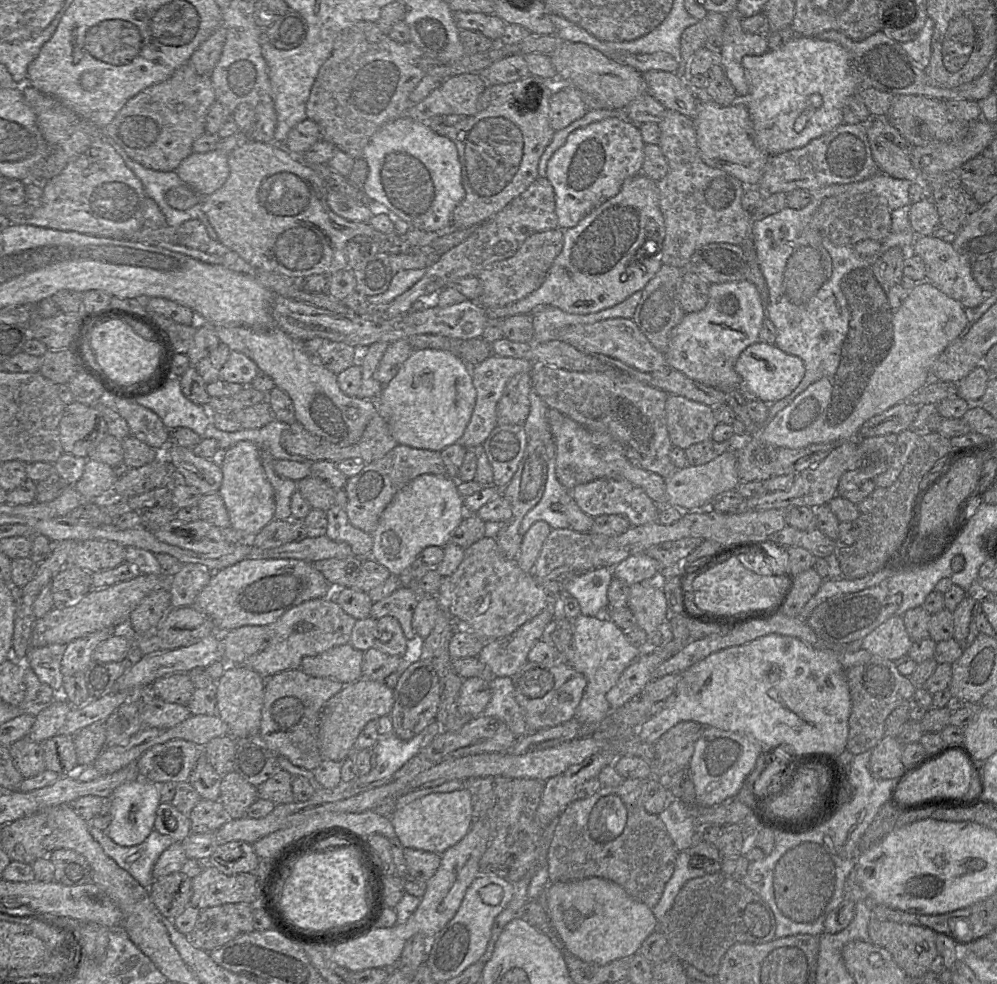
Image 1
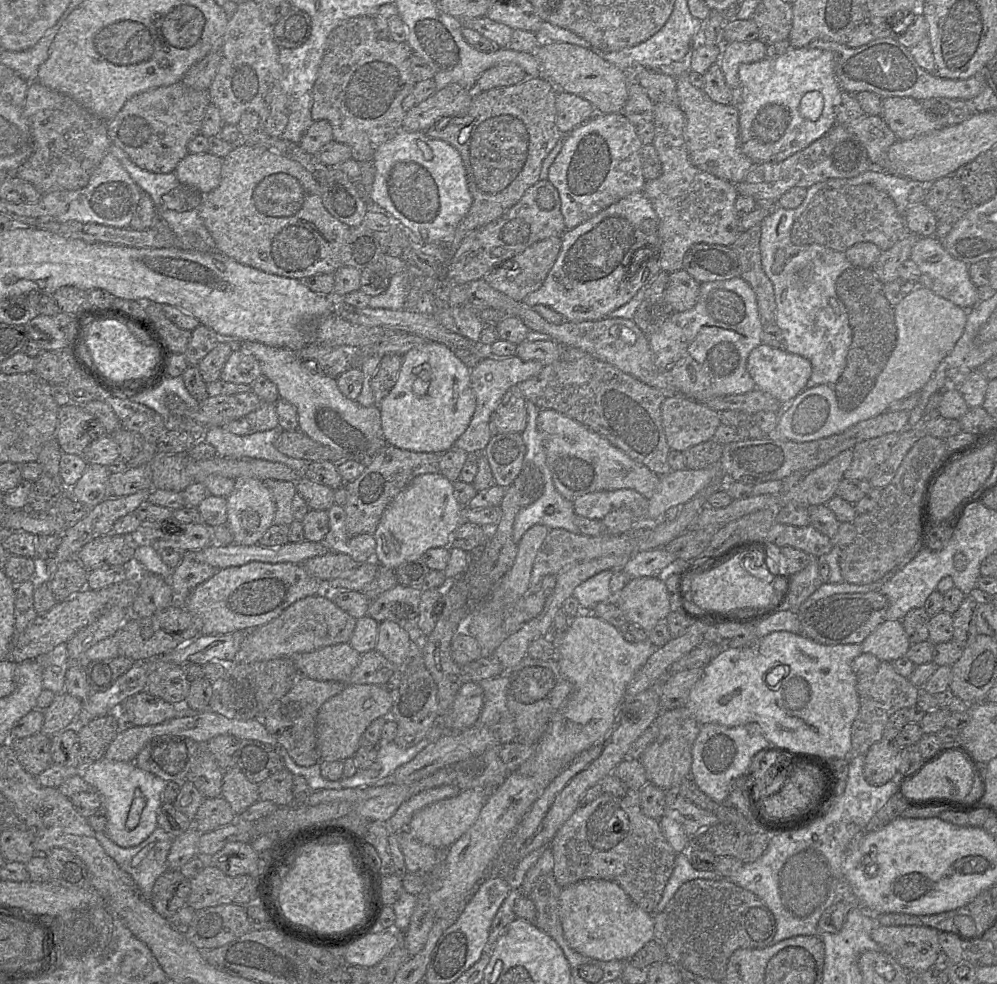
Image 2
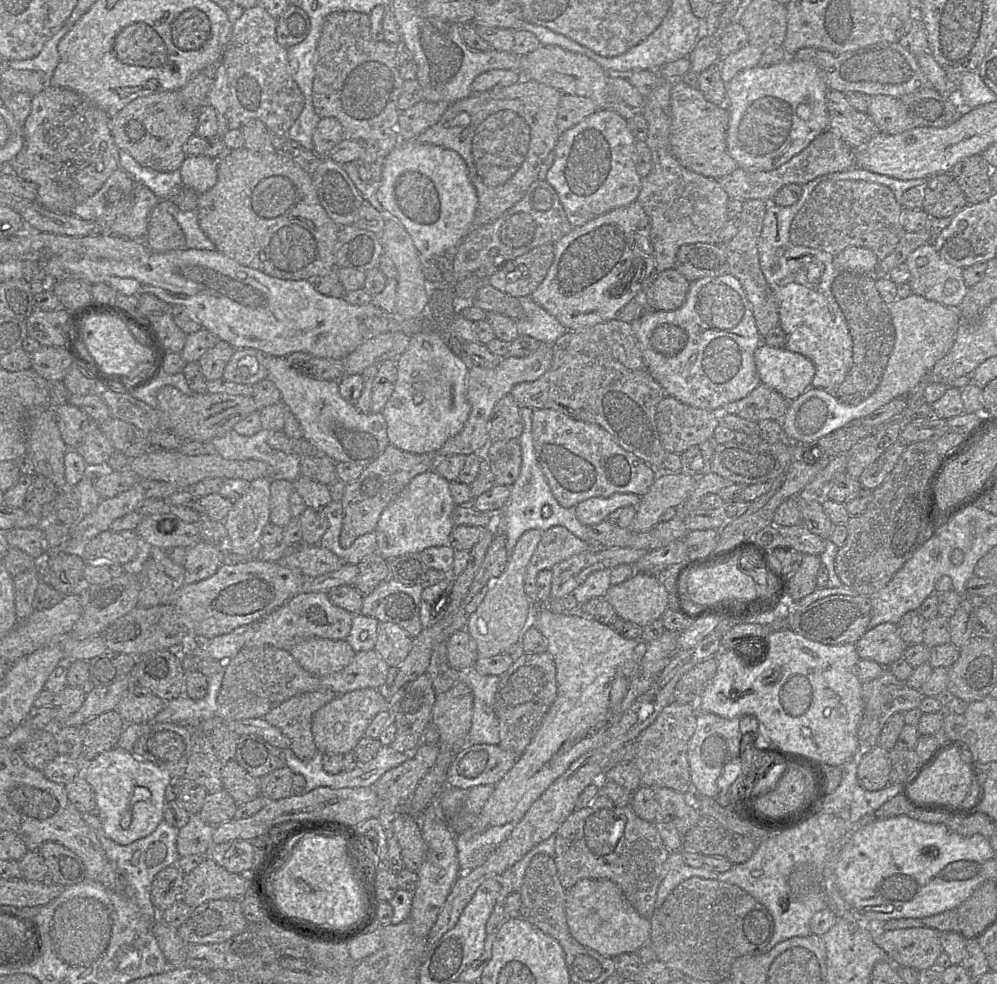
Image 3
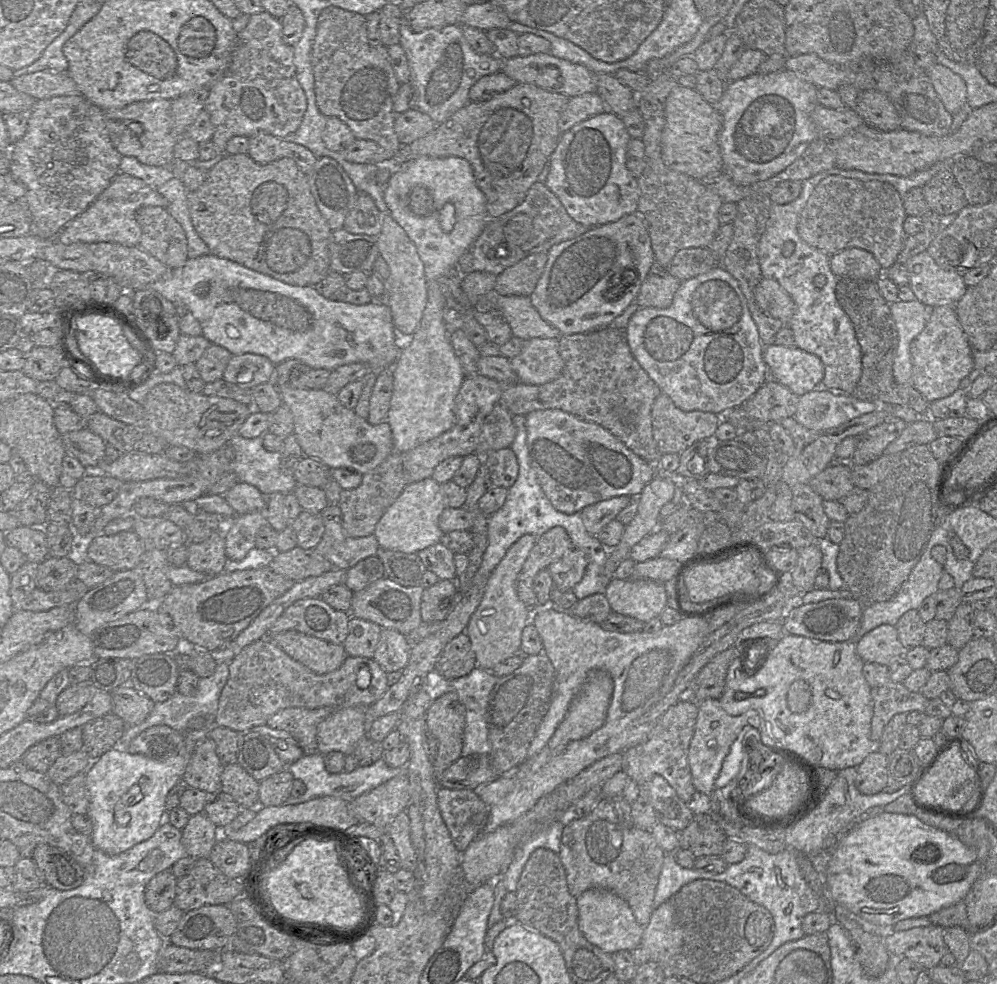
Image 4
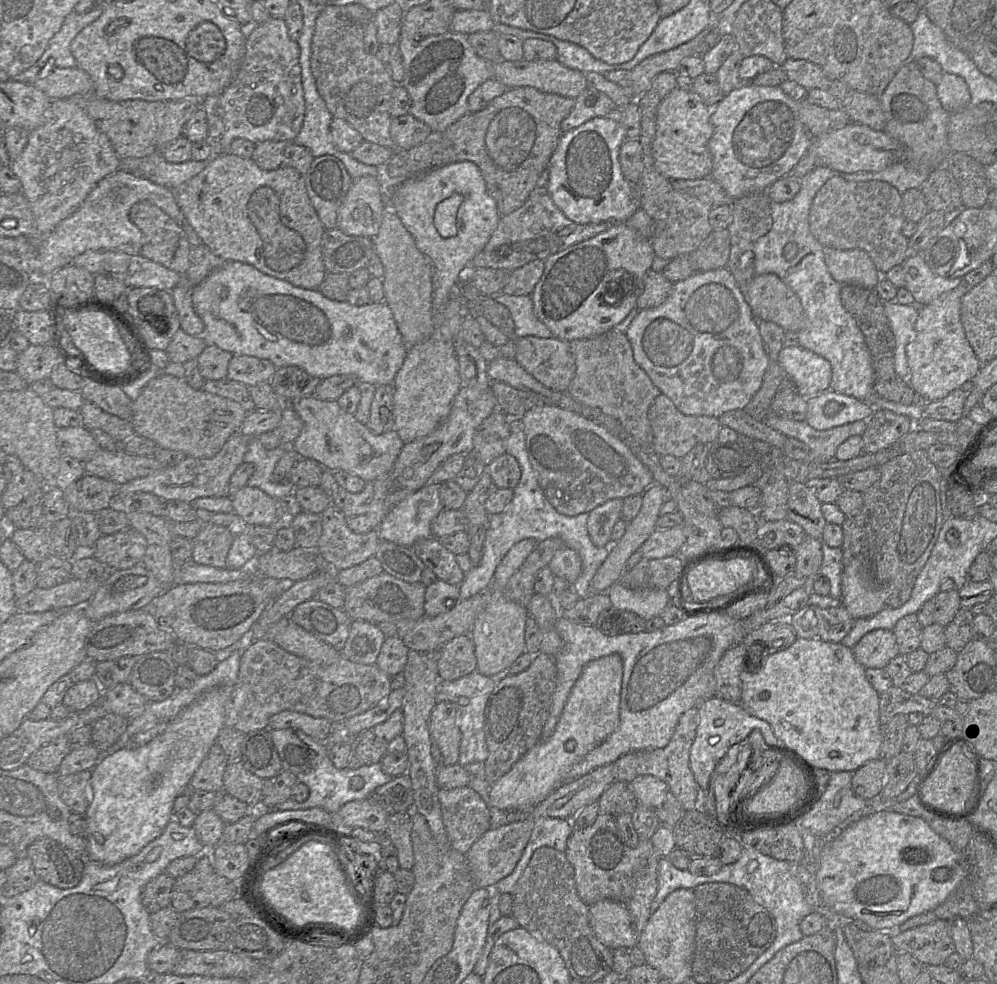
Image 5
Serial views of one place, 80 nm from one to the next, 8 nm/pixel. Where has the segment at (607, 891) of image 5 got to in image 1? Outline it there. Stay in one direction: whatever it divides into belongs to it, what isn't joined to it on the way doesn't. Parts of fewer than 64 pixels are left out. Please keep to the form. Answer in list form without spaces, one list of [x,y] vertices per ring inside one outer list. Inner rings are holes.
[[[625,779],[623,783],[617,787],[601,787],[601,789],[592,796],[586,799],[576,799],[567,806],[559,816],[559,821],[555,827],[553,838],[547,852],[546,867],[548,870],[549,883],[578,881],[586,878],[598,877],[618,884],[629,896],[641,901],[649,908],[653,908],[658,903],[666,883],[674,872],[676,857],[679,851],[676,849],[666,826],[660,819],[659,815],[650,814],[645,810],[642,803],[644,782],[645,781],[639,779]]]

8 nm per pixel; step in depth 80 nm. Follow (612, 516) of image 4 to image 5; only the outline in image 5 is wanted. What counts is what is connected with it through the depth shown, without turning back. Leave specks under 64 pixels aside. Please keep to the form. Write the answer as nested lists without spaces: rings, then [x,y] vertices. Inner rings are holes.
[[[611,499],[588,513],[588,534],[595,546],[605,547],[612,544],[612,529],[621,518],[622,506],[622,499]]]

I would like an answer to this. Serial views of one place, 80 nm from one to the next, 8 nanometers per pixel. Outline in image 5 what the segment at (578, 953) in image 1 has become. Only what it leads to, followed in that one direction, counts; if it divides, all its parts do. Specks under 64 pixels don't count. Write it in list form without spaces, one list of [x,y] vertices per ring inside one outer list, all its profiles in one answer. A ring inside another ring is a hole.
[[[604,899],[590,905],[589,922],[599,941],[611,950],[620,947],[630,949],[638,945],[640,934],[632,924],[627,907],[617,900]]]

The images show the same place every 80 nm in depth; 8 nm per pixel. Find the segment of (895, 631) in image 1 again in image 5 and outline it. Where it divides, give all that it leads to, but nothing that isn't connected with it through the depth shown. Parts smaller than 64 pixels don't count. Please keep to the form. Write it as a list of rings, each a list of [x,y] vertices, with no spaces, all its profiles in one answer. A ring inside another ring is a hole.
[[[875,629],[866,633],[852,648],[855,659],[864,668],[886,668],[899,649],[893,630]]]

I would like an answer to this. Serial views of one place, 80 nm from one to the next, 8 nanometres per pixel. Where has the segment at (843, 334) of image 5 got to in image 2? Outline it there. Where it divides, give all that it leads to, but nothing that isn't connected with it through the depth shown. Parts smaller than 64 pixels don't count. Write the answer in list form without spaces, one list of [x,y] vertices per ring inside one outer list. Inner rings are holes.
[[[873,167],[853,178],[833,178],[816,183],[807,188],[805,198],[797,208],[786,209],[777,206],[760,223],[761,265],[773,286],[776,302],[774,324],[782,332],[782,349],[808,359],[812,366],[811,376],[804,390],[822,384],[834,385],[846,367],[846,358],[852,343],[852,331],[846,308],[836,293],[836,281],[845,270],[853,265],[848,261],[844,252],[819,244],[804,246],[792,244],[791,228],[819,191],[860,184],[870,184],[878,190],[886,192],[903,216],[909,207],[908,196],[911,189],[916,186],[928,185]],[[778,249],[785,250],[786,261],[782,271],[775,274],[772,271],[772,265]]]

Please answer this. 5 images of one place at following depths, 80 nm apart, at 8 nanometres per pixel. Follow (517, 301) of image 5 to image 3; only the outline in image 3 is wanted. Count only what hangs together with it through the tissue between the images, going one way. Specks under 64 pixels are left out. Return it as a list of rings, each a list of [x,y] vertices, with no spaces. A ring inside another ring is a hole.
[[[531,297],[518,298],[524,315],[517,320],[519,336],[528,336],[553,345],[568,330],[550,313],[536,304]]]

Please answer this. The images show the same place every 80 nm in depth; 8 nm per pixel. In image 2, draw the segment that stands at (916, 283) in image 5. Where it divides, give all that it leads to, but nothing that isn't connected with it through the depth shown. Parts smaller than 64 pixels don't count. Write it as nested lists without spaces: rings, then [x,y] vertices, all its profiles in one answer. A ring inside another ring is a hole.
[[[919,237],[911,250],[910,259],[916,263],[921,272],[917,285],[930,289],[967,311],[981,300],[980,289],[972,283],[969,277],[969,265],[953,258],[937,237]]]

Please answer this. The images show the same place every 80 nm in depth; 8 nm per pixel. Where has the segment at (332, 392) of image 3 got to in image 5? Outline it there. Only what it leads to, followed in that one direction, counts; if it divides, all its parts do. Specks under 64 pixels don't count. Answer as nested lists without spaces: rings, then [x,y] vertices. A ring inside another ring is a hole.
[[[311,395],[290,405],[303,420],[303,428],[292,447],[301,458],[313,459],[330,471],[343,470],[366,482],[372,481],[390,472],[405,445],[395,430],[374,434],[353,414],[343,410],[337,401],[319,400]]]

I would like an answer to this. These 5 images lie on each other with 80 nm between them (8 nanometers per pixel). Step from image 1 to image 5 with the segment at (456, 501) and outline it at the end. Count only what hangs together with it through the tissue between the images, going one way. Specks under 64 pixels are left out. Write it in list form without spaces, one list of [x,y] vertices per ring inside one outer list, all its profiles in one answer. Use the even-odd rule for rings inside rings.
[[[428,483],[408,495],[388,511],[377,529],[380,540],[412,547],[418,540],[432,537],[431,523],[443,509],[444,506],[439,495],[439,485]]]

